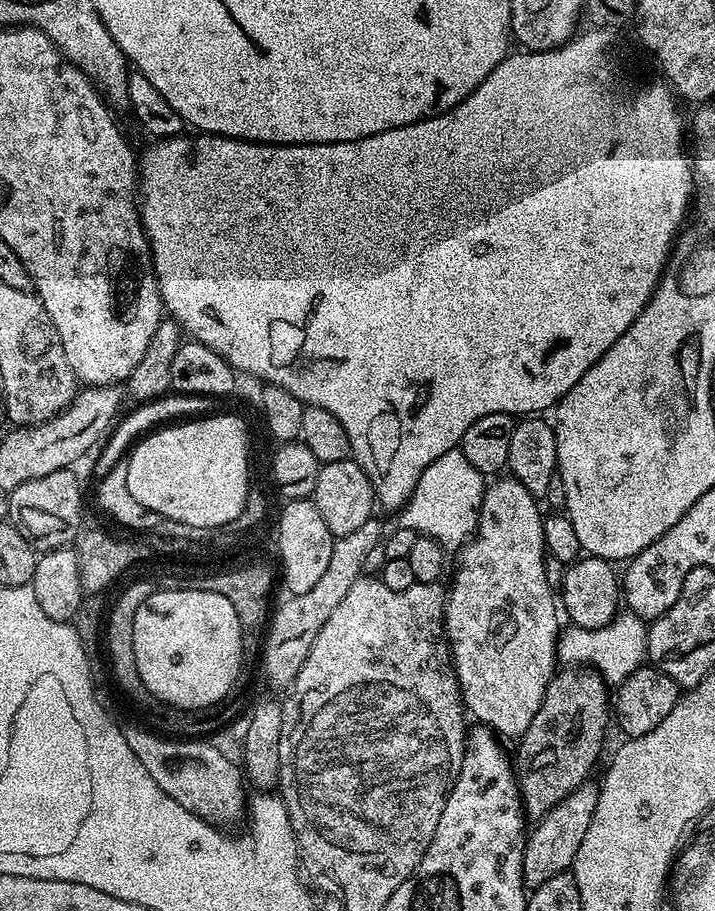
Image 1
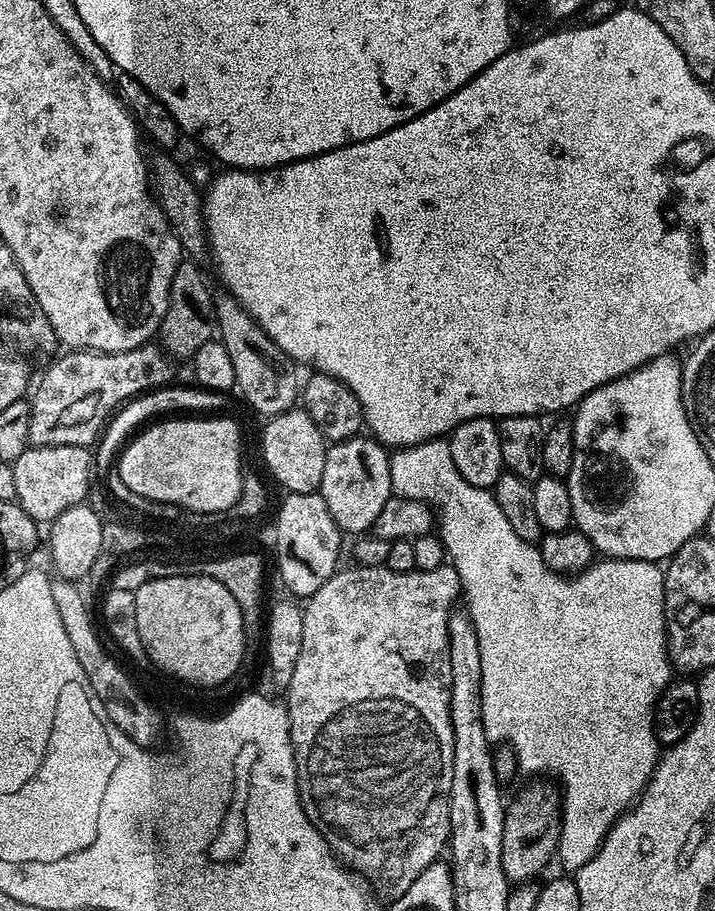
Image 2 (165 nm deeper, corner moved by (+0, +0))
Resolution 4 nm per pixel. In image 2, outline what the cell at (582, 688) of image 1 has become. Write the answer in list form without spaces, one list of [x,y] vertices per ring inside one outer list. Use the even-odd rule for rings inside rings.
[[[536,778],[528,784],[513,800],[507,801],[504,810],[504,829],[502,830],[502,870],[509,885],[527,884],[537,879],[536,875],[557,855],[560,847],[560,822],[562,819],[562,792],[551,779]]]

